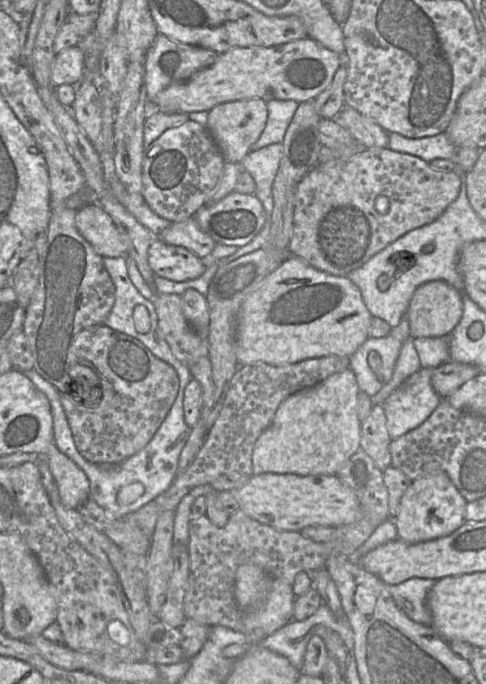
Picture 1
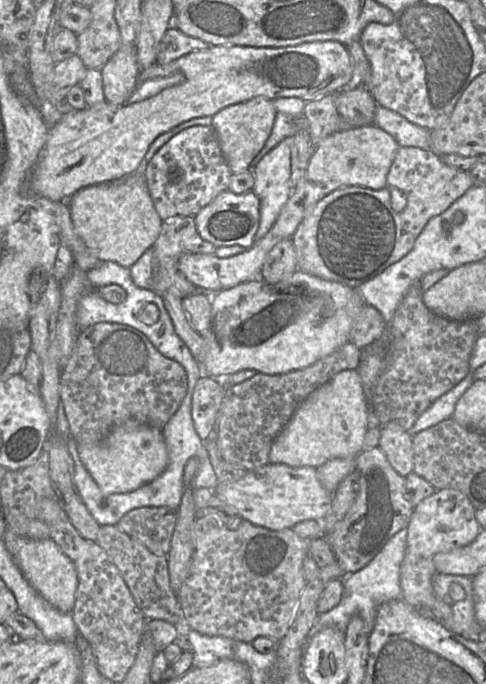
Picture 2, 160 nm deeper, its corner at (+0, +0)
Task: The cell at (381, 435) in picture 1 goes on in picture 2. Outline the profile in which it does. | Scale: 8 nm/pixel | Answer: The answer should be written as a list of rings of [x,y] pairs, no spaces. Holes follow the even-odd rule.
[[[395,423],[380,427],[378,446],[401,476],[413,472],[413,436]]]

